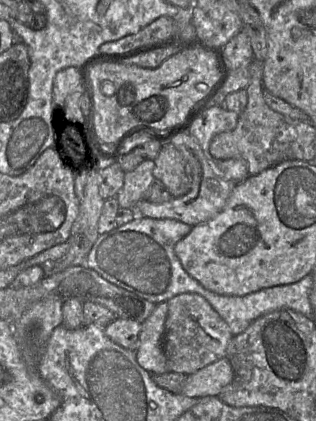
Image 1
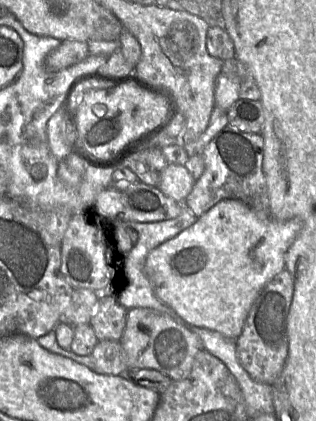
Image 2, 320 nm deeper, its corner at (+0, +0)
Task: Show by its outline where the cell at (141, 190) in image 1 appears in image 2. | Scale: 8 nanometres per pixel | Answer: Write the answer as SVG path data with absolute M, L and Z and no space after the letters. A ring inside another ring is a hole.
M168 164L161 173L157 188L165 196L183 203L192 191L195 181L184 165Z

